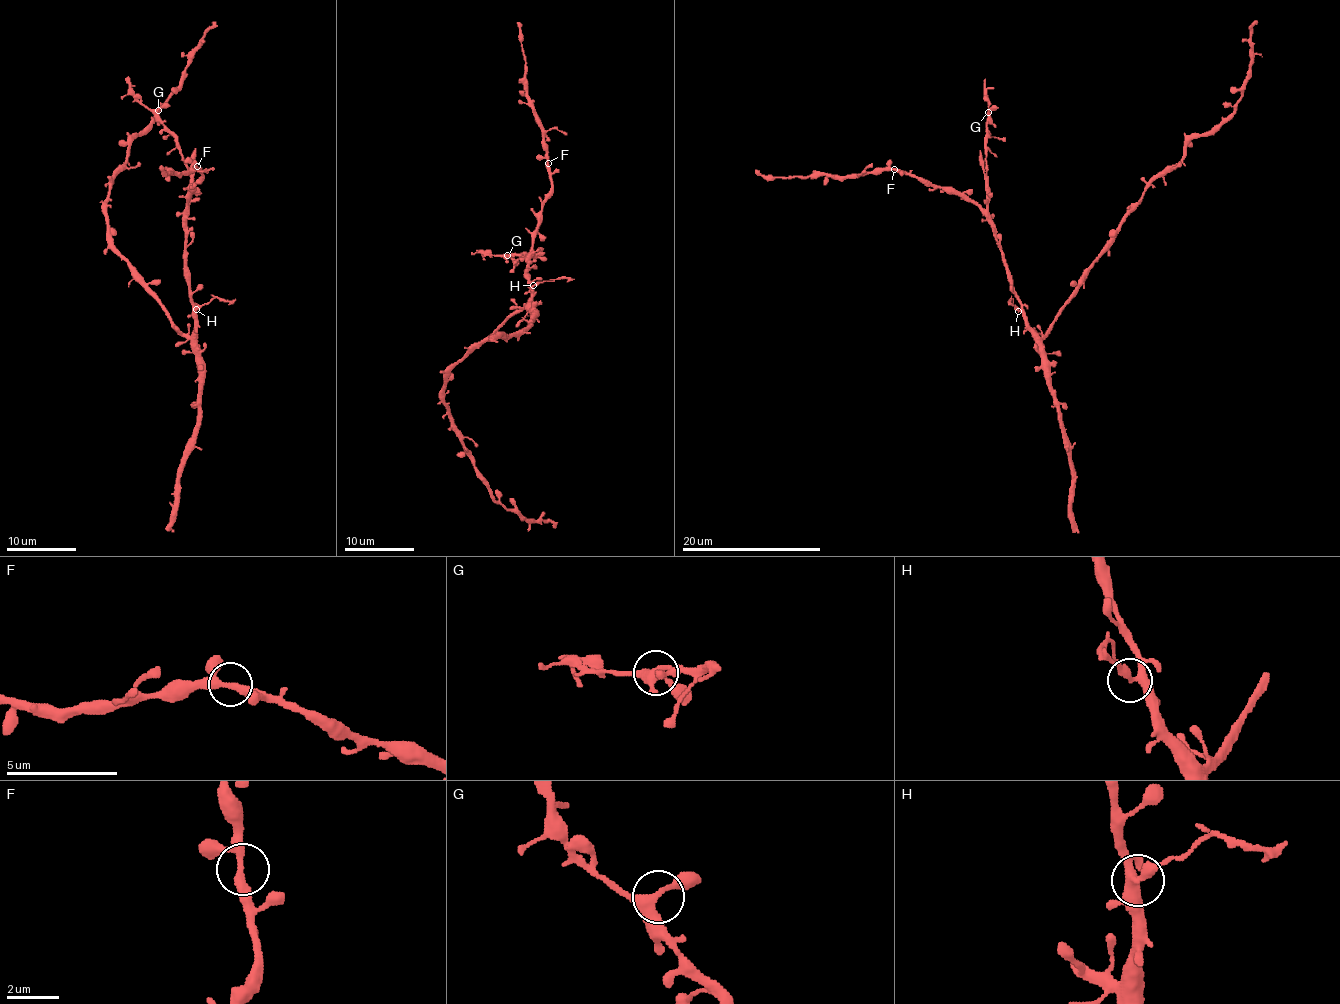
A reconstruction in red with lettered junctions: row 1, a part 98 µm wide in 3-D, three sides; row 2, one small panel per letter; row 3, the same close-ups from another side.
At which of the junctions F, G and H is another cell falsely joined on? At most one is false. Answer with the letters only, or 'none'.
H

